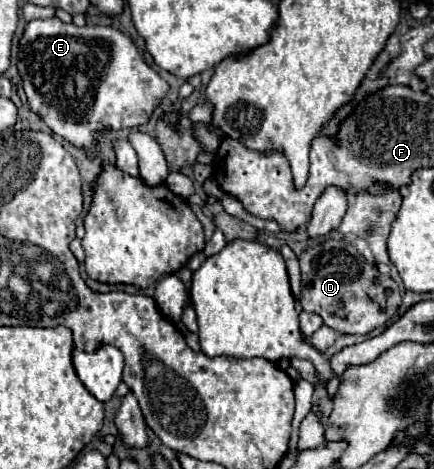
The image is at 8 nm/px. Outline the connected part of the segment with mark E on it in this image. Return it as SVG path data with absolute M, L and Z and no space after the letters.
M55 17L33 19L27 23L25 33L19 41L17 67L31 111L39 113L43 121L51 127L51 131L59 137L67 139L77 147L89 149L89 155L93 155L95 131L101 131L103 127L133 129L143 125L169 89L169 85L143 61L143 55L133 45L131 37L127 37L125 33L101 25L77 27L73 23L63 23Z

